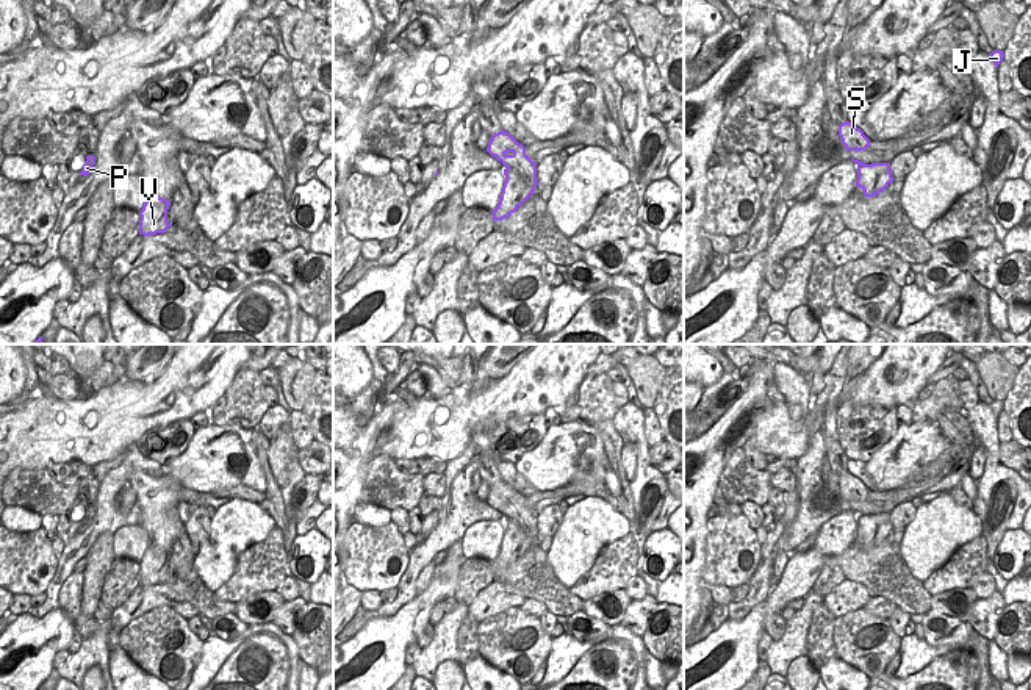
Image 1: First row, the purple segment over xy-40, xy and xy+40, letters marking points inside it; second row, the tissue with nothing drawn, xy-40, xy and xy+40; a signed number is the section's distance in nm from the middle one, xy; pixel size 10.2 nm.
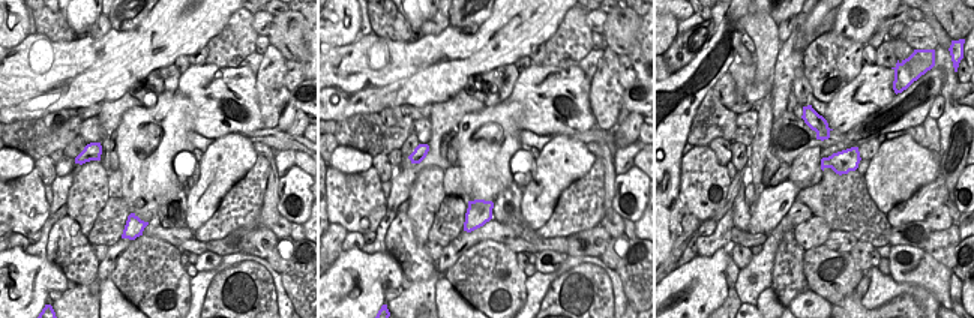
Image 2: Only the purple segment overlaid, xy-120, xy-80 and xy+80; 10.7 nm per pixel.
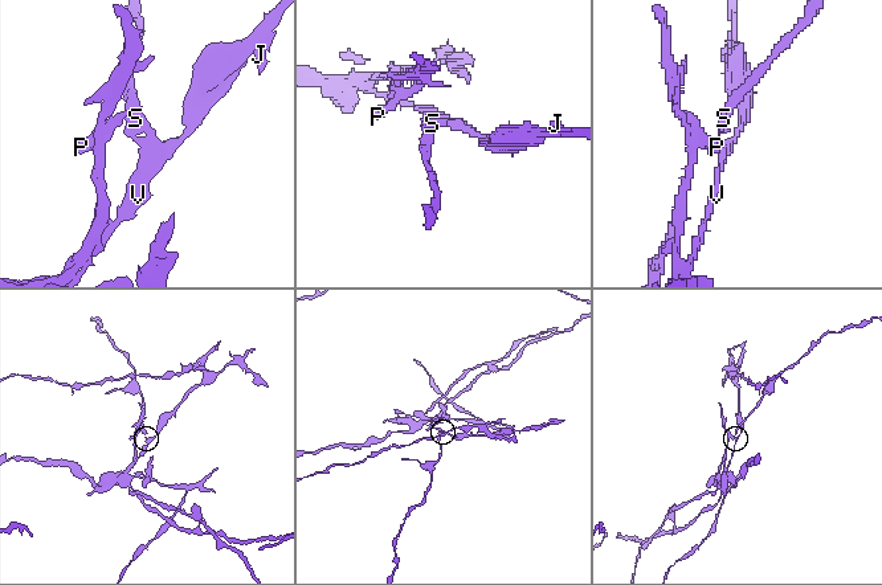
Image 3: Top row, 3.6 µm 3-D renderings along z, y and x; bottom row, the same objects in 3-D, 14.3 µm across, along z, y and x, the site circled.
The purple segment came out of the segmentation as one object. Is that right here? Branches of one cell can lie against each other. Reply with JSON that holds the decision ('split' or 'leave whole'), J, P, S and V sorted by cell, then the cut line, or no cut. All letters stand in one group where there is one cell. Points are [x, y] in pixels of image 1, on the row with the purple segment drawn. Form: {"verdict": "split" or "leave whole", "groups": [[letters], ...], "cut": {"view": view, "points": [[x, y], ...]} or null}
{"verdict": "split", "groups": [["J", "P", "V"], ["S"]], "cut": {"view": "xy", "points": [[507, 168], [535, 177]]}}

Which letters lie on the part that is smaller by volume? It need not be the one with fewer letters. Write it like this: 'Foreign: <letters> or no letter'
Foreign: S

